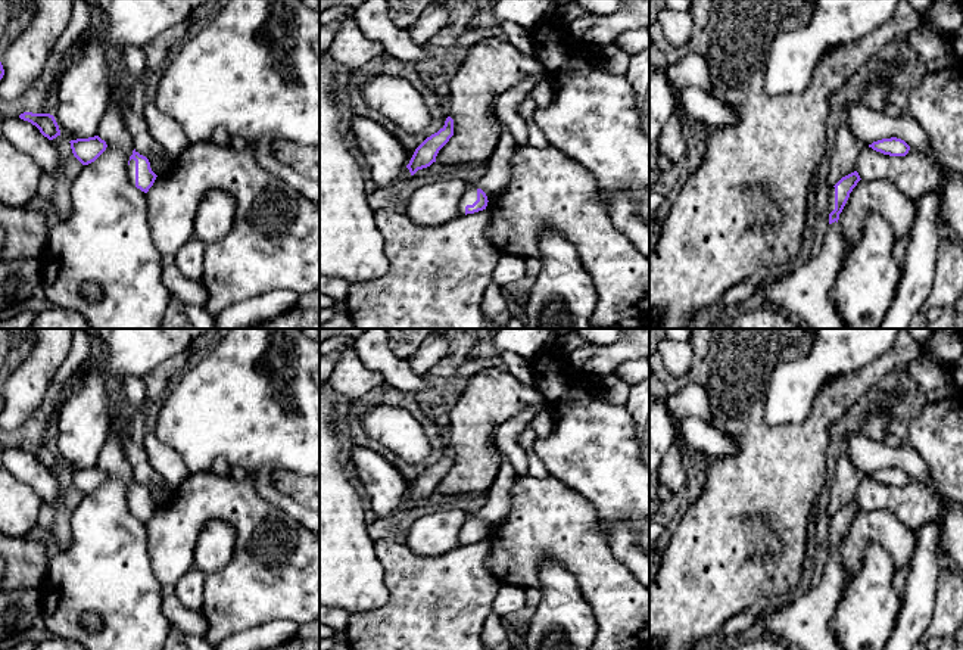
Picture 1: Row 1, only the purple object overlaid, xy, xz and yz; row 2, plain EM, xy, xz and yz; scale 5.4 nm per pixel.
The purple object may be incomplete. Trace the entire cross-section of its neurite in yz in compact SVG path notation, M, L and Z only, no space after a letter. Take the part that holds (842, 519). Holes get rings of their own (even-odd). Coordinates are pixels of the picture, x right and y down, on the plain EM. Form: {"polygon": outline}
{"polygon": "M854 501L830 517L829 559L822 581L813 590L779 609L769 610L770 603L758 606L755 622L767 637L773 635L802 650L842 650L830 632L830 619L844 594L844 570L838 550L860 510L858 503Z"}

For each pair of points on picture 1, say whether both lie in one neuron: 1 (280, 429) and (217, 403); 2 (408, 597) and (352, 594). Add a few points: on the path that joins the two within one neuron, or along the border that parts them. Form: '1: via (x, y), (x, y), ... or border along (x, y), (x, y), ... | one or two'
1: via (264, 413), (254, 403), (233, 403) | one
2: border along (380, 562), (389, 599), (380, 606), (360, 613) | two

